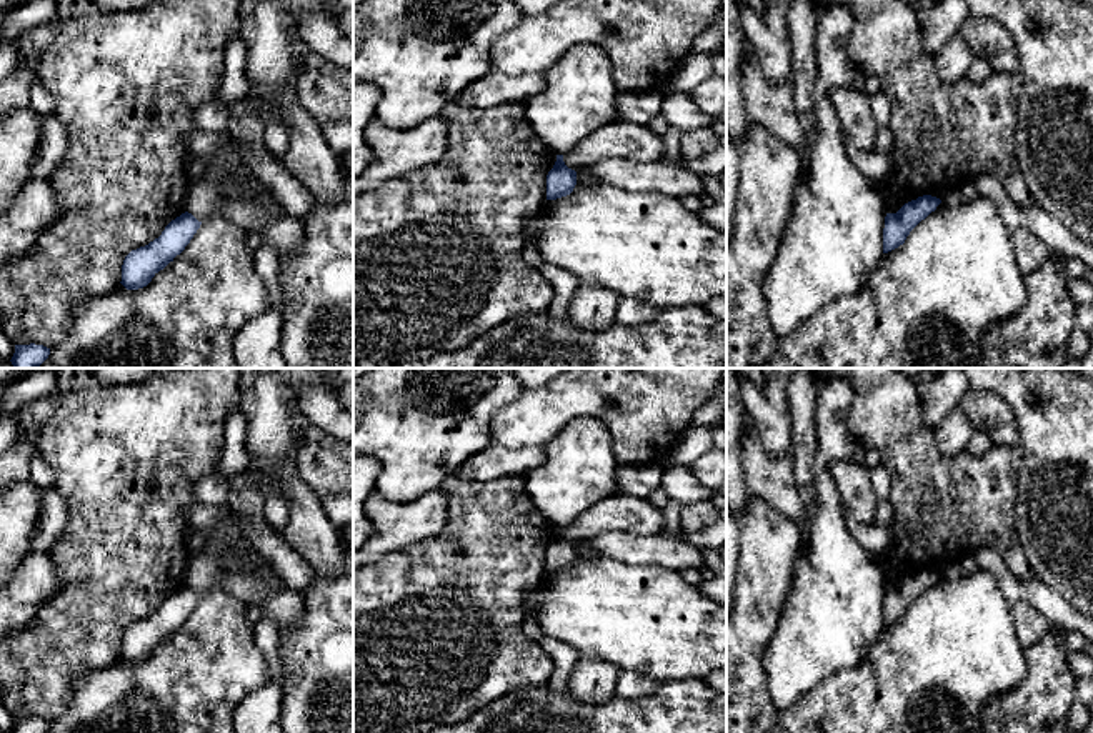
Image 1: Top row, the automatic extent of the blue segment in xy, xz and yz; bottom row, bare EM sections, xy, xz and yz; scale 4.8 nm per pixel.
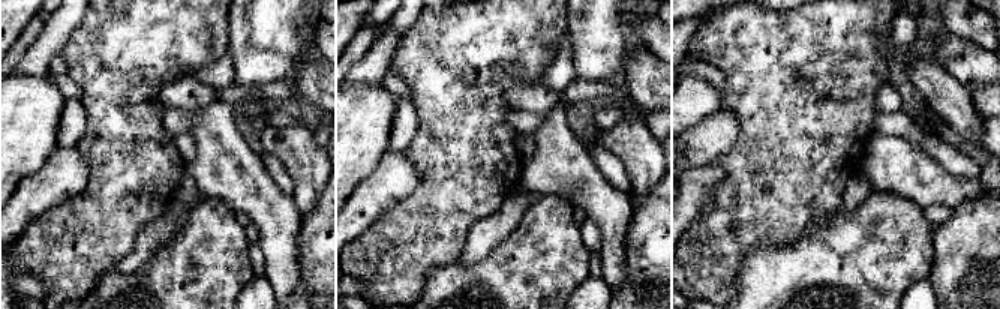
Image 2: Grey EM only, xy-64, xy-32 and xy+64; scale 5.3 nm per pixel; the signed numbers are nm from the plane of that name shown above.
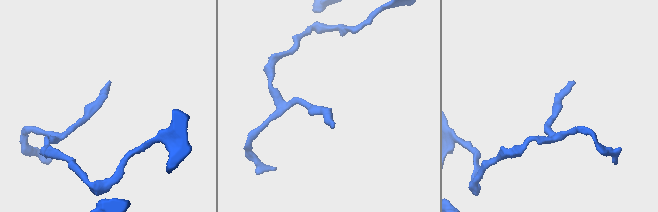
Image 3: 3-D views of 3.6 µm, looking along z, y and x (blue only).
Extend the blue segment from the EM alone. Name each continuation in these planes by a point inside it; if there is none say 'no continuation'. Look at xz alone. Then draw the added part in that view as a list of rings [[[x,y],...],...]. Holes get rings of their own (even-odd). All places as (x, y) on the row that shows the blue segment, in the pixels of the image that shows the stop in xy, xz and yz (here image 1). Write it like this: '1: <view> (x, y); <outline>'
no continuation

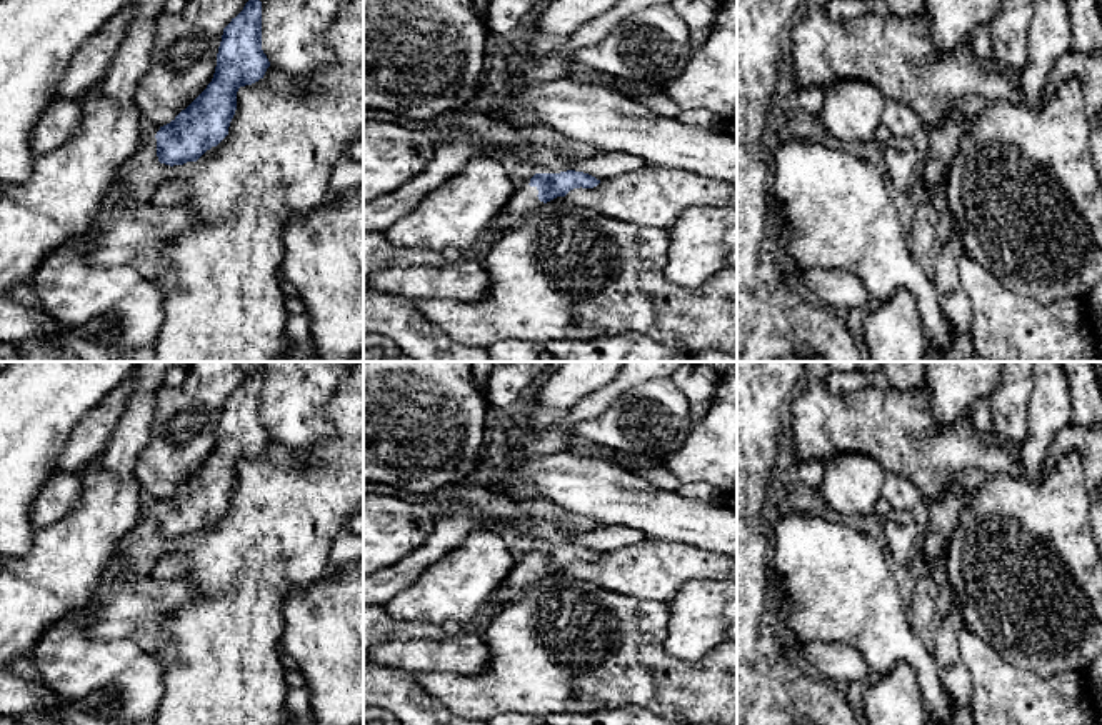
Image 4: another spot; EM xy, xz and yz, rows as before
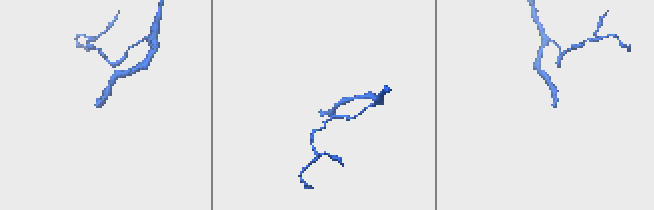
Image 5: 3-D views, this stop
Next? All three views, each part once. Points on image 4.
1: xy (142, 174); [[[145,127],[143,140],[137,152],[117,172],[117,197],[127,203],[150,203],[155,190],[175,177],[180,165],[165,165],[157,157],[157,132],[160,127]]]

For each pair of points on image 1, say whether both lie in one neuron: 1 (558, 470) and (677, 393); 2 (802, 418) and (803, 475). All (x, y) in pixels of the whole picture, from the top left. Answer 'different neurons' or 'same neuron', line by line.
1: different neurons
2: same neuron

